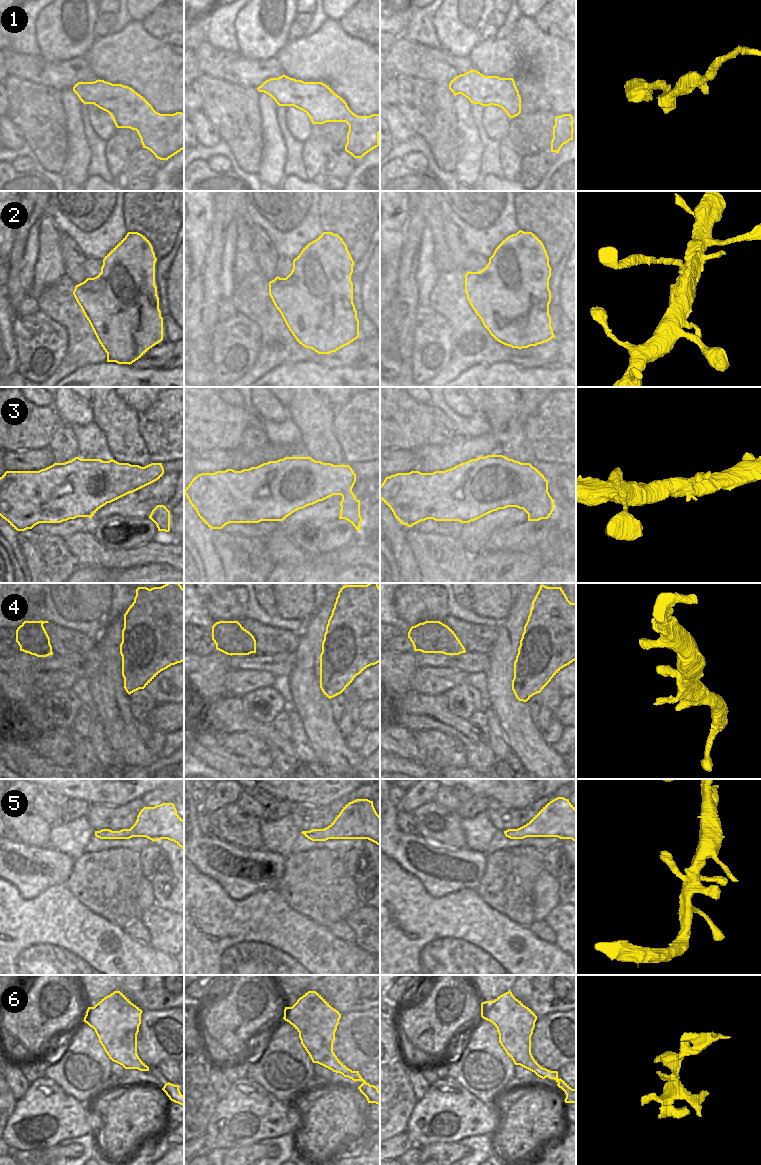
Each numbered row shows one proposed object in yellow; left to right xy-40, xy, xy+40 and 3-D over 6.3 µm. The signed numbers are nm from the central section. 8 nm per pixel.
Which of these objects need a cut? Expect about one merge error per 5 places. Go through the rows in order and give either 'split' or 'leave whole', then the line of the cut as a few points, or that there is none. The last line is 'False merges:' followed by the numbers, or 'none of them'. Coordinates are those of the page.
1: leave whole | no cut
2: leave whole | no cut
3: leave whole | no cut
4: leave whole | no cut
5: leave whole | no cut
6: split | xy+40 (542, 1067), (537, 1068), (534, 1072)
False merges: 6

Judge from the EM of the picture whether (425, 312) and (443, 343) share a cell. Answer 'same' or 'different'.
different

